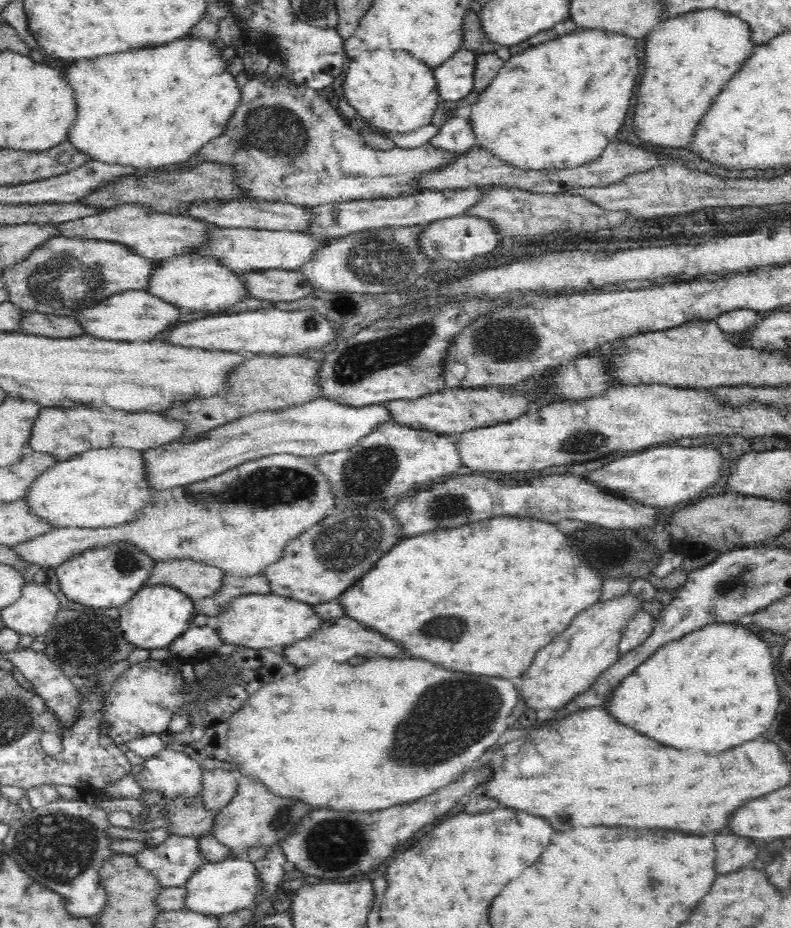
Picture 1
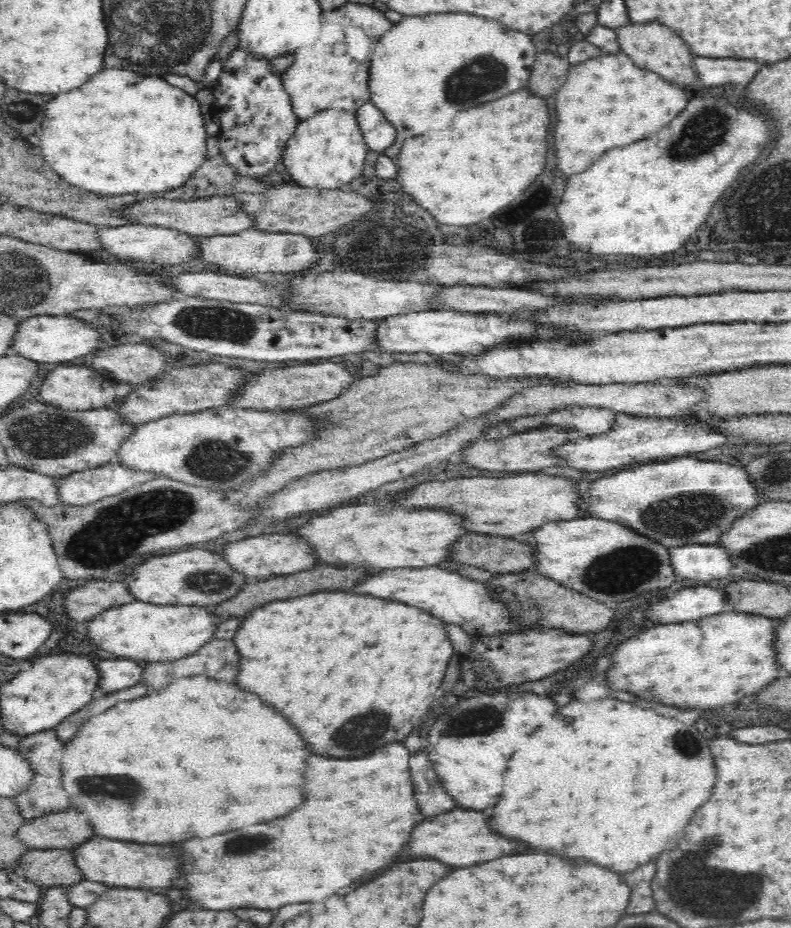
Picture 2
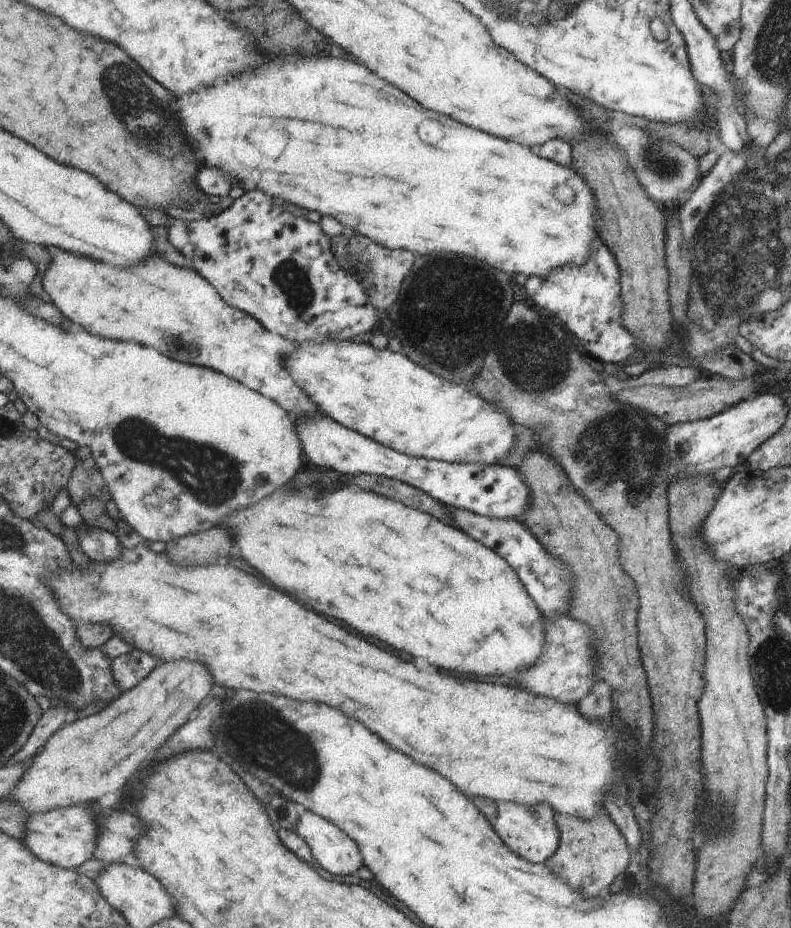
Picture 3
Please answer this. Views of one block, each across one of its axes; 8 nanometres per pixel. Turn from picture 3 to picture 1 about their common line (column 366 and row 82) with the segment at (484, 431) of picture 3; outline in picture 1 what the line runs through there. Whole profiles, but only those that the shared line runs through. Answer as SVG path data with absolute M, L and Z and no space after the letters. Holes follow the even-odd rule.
M368 52L350 62L344 76L344 100L356 110L360 118L376 126L380 132L408 134L426 124L432 124L432 116L438 108L438 90L432 70L422 62L406 56L406 52Z

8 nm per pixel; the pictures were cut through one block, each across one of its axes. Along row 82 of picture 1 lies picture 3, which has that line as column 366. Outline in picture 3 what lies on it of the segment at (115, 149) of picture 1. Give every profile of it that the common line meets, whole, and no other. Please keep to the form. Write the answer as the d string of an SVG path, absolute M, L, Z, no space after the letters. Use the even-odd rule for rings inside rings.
M285 54L285 56L269 56L265 62L259 64L259 68L247 70L241 76L225 80L225 84L213 84L213 86L201 86L193 94L171 94L177 98L177 116L181 120L181 128L191 144L191 150L195 152L195 160L199 168L219 168L227 180L233 186L243 188L247 194L261 190L277 200L291 202L299 208L305 208L307 212L319 212L321 216L333 216L347 234L363 234L379 244L385 244L391 250L411 250L417 256L431 256L437 252L457 252L457 254L467 254L475 260L487 262L493 268L509 274L527 274L527 276L551 276L557 268L575 264L581 266L583 262L589 260L593 252L593 244L597 236L595 222L597 218L593 216L597 212L597 204L593 200L593 192L585 184L585 180L573 170L573 166L563 166L545 158L539 158L531 148L525 148L515 142L507 142L503 138L495 138L487 132L469 128L465 124L459 124L457 120L449 116L441 116L437 112L431 112L423 108L419 102L415 102L411 96L401 92L399 88L387 84L373 72L369 72L365 66L359 62L351 62L345 58L335 58L335 56L297 56L297 54ZM557 186L569 186L573 190L573 202L563 206L555 198L555 188Z

